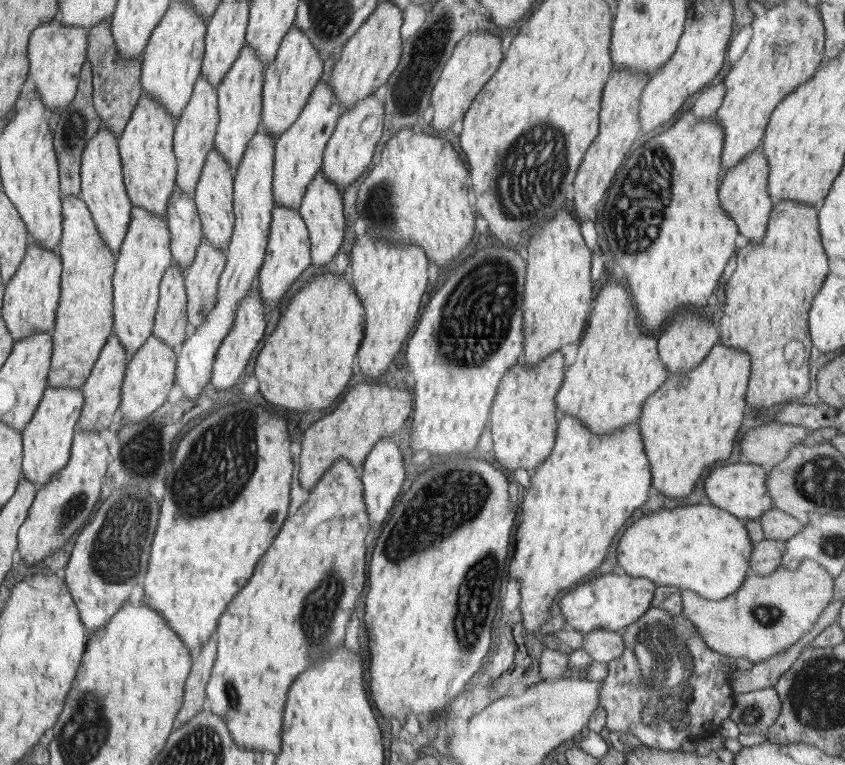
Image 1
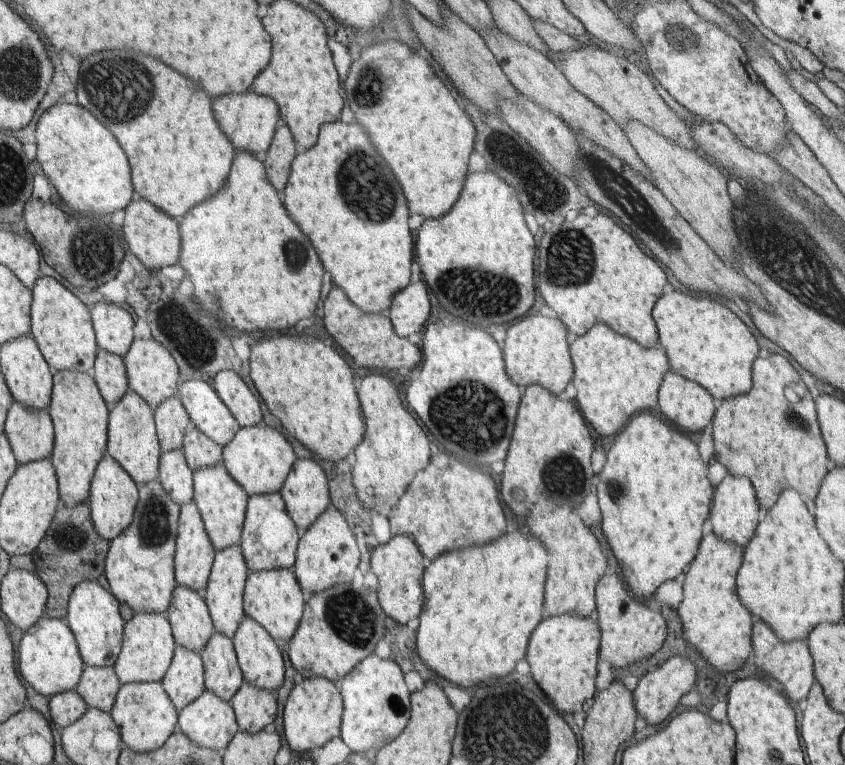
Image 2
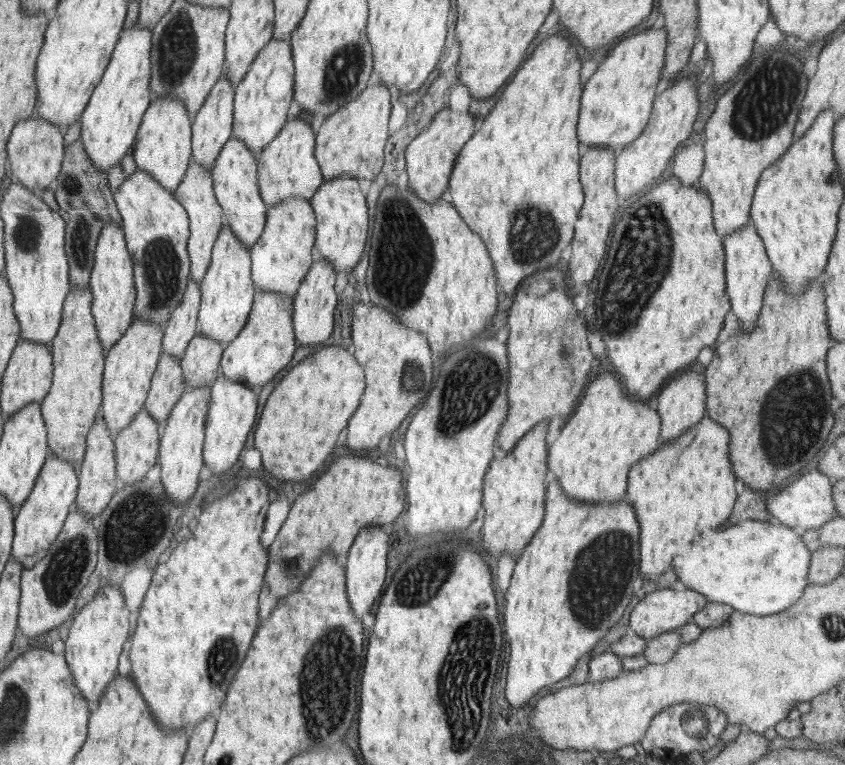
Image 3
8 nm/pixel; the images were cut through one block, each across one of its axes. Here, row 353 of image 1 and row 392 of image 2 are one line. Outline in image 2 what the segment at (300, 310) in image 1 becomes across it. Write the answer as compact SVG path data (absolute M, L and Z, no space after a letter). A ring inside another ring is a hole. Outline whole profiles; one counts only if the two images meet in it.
M306 329L301 331L291 331L288 333L278 333L276 336L270 336L270 338L262 338L258 342L254 341L252 348L250 349L250 376L252 378L253 384L256 390L260 392L260 396L264 398L266 406L272 415L274 415L278 420L280 420L288 436L296 438L307 450L313 452L316 458L322 460L328 460L330 462L340 462L348 458L350 453L354 452L354 449L362 442L364 438L364 433L366 432L365 416L362 412L362 407L359 401L359 396L356 396L356 388L354 388L354 372L352 368L348 366L348 362L344 360L344 356L334 348L334 346L329 346L326 342L320 340L316 336L311 336L307 333Z

